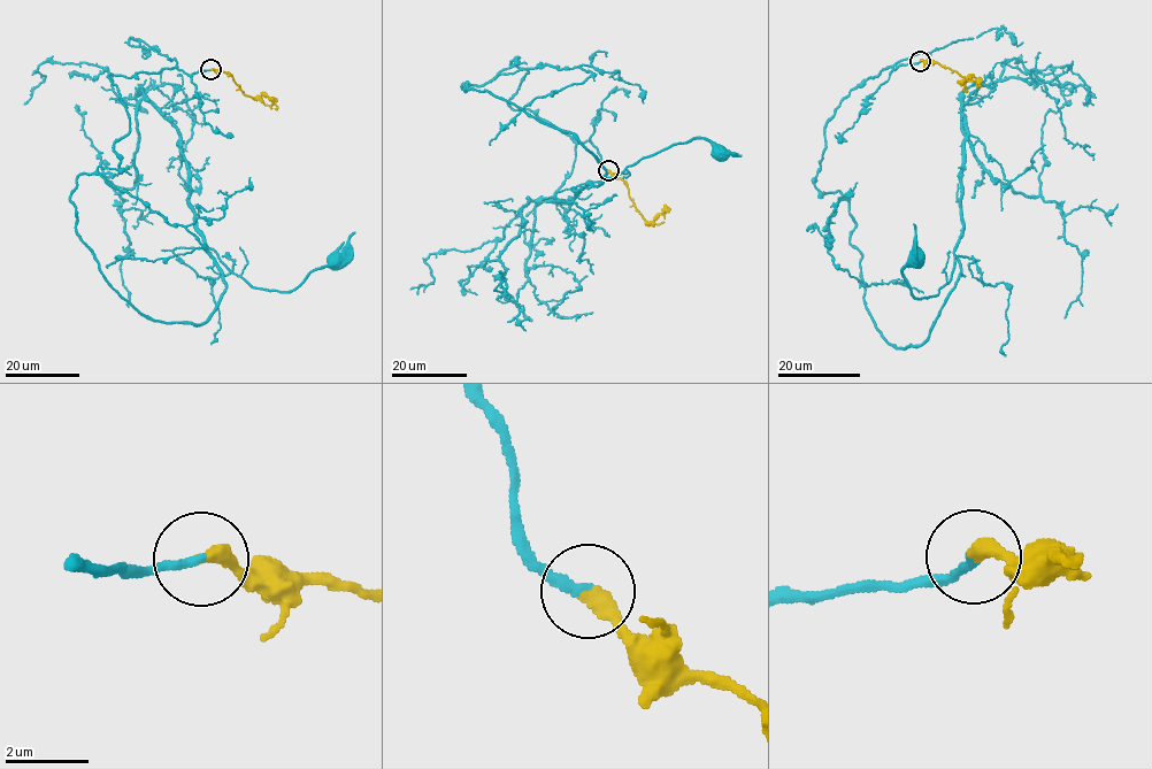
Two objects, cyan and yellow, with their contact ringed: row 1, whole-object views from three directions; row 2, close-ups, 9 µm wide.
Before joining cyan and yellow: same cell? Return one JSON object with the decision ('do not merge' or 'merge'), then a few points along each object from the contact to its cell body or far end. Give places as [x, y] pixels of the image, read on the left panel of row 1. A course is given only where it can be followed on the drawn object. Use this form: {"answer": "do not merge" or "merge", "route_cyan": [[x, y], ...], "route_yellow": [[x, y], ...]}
{"answer": "merge", "route_cyan": [[210, 69], [108, 76], [118, 168], [70, 198], [98, 268], [201, 324], [208, 248], [279, 291], [336, 261]], "route_yellow": [[210, 69], [229, 72], [246, 95], [269, 97], [277, 106], [275, 108]]}

